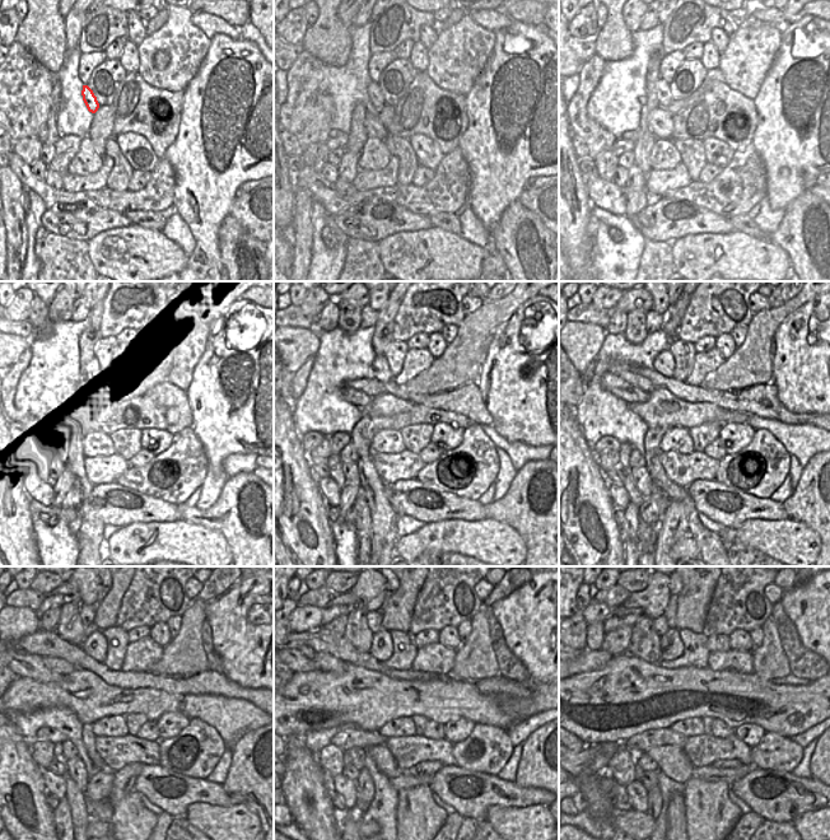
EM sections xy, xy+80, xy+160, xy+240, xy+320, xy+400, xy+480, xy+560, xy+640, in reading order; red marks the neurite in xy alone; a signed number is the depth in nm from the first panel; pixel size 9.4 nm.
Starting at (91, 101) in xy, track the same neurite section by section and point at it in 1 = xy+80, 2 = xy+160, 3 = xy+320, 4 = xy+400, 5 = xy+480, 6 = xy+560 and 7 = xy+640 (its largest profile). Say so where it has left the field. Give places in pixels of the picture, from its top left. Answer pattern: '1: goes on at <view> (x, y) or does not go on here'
1: goes on at xy+80 (374, 92)
2: goes on at xy+160 (663, 96)
3: goes on at xy+320 (379, 369)
4: goes on at xy+400 (665, 364)
5: goes on at xy+480 (94, 645)
6: goes on at xy+560 (382, 647)
7: goes on at xy+640 (670, 643)

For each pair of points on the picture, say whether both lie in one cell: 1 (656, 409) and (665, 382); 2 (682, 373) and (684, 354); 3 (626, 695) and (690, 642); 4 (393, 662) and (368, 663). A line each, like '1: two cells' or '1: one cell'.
1: two cells
2: one cell
3: two cells
4: two cells

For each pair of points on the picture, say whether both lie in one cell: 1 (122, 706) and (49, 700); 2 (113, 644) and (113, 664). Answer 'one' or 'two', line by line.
1: one
2: one

